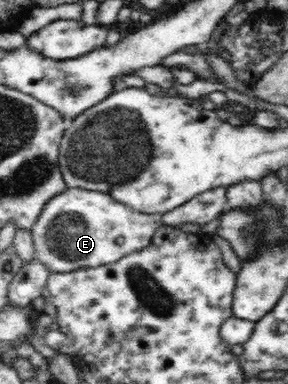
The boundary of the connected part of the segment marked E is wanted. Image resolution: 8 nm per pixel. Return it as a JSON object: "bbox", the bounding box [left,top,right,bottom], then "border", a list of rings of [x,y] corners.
{"bbox":[31,188,162,273],"border":[[[67,188],[53,197],[31,227],[34,257],[53,273],[69,273],[119,261],[127,253],[151,245],[155,231],[162,226],[162,214],[131,211],[107,193]]]}

